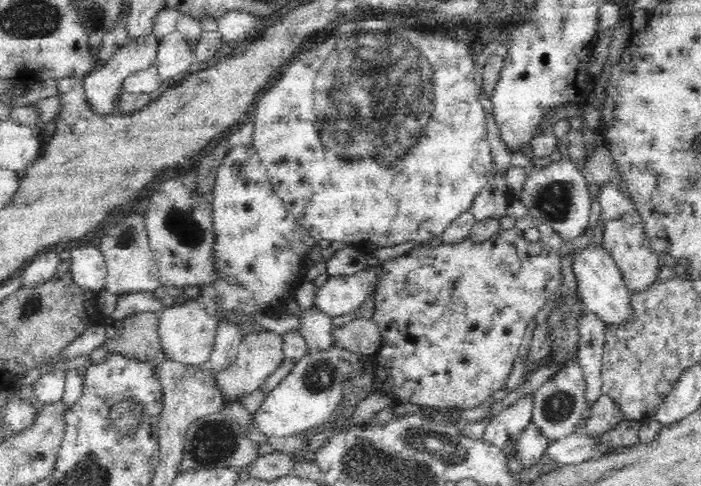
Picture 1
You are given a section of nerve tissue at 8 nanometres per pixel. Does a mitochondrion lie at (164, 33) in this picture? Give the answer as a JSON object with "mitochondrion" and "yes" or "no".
{"mitochondrion":"no"}

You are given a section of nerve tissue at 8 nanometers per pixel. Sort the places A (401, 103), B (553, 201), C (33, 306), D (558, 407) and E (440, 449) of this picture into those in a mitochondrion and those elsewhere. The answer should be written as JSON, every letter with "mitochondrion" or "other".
{"A":"mitochondrion","B":"mitochondrion","C":"mitochondrion","D":"mitochondrion","E":"mitochondrion"}

